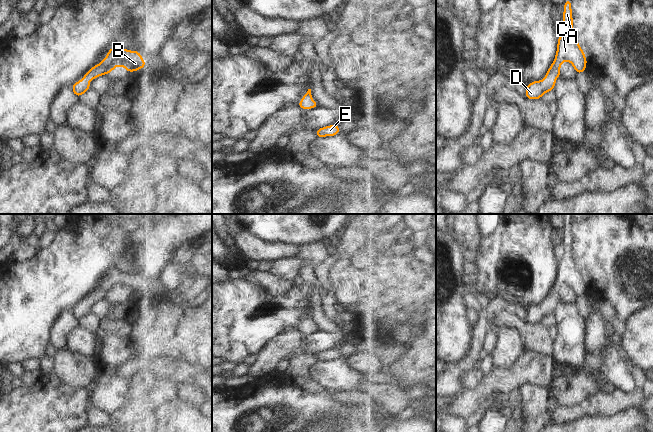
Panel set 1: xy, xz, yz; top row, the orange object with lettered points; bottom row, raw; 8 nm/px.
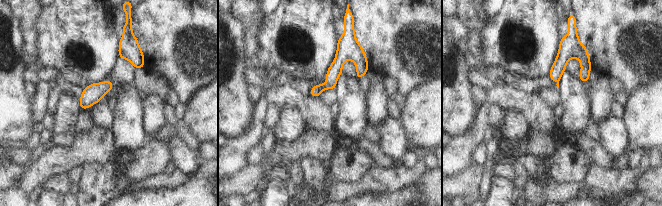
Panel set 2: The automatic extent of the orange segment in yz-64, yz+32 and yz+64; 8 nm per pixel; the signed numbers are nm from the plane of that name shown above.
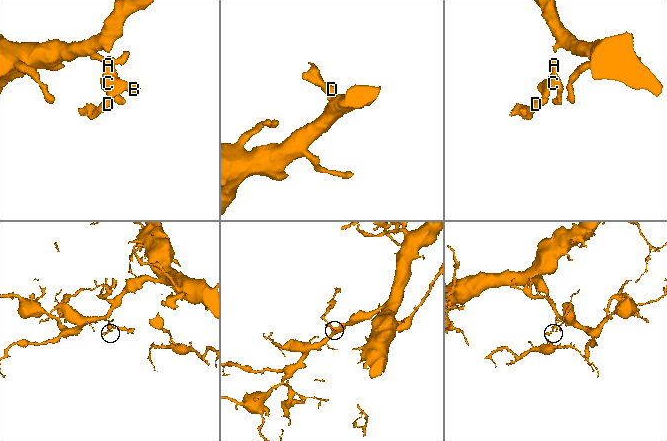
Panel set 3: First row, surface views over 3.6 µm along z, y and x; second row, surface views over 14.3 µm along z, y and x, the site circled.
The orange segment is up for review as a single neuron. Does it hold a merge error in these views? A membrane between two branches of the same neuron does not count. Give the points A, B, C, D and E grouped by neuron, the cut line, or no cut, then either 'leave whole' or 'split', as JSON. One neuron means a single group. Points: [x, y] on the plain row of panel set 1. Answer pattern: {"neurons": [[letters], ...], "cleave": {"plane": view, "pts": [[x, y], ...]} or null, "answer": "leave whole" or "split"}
{"neurons": [["A", "B", "C", "D", "E"]], "cleave": null, "answer": "leave whole"}

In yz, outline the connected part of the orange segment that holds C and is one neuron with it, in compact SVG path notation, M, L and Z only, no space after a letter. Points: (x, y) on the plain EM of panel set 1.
M569 223L564 228L562 245L564 254L558 263L555 284L543 305L528 307L525 319L528 323L540 323L544 317L554 313L555 304L560 299L560 289L563 285L571 286L577 298L586 294L586 280L574 260L571 225Z

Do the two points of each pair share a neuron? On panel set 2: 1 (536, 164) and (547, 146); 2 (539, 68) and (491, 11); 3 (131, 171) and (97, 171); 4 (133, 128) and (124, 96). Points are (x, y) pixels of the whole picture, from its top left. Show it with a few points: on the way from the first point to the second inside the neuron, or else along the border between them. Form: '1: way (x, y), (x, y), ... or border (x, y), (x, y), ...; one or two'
1: border (543, 160), (529, 154), (522, 154), (516, 161); two
2: border (501, 10), (488, 19); two
3: border (113, 158), (117, 170), (126, 182); two
4: way (129, 120), (128, 104); one

